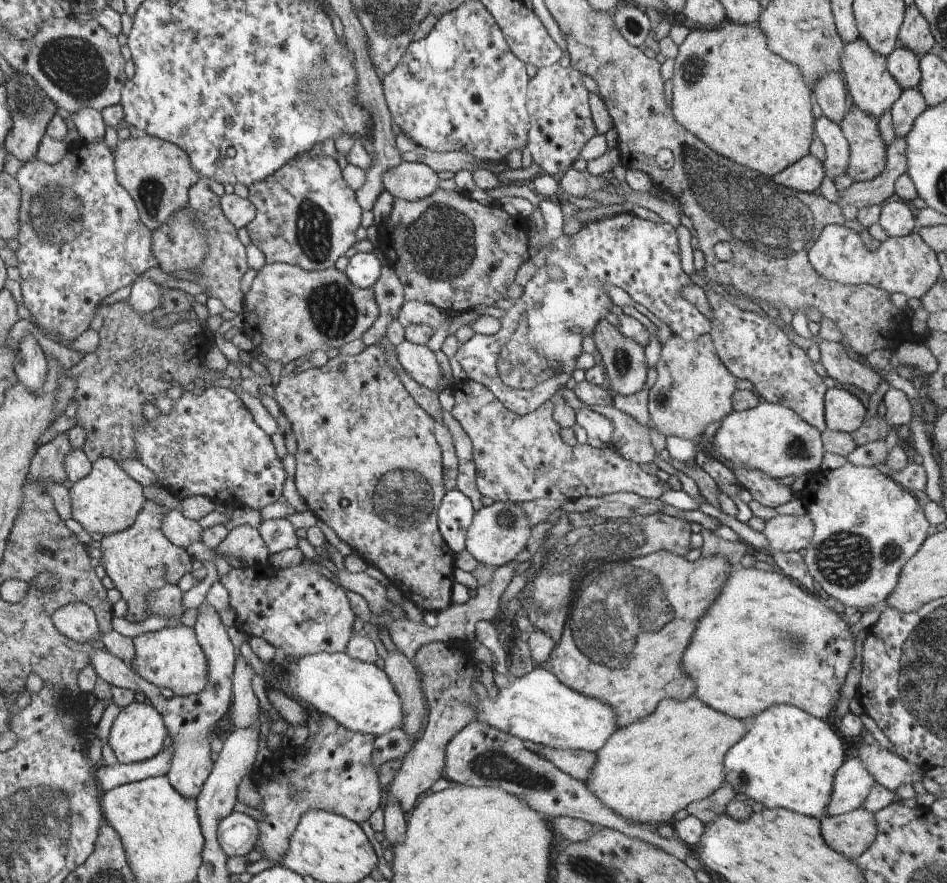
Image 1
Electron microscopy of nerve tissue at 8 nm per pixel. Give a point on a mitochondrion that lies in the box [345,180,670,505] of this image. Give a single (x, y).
(440, 244)

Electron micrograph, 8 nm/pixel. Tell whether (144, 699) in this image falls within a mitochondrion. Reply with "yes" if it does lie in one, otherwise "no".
no

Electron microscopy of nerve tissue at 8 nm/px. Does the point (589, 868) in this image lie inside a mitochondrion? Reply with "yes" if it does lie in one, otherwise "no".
yes

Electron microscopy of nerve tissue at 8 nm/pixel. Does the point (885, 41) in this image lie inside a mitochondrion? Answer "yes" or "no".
no

